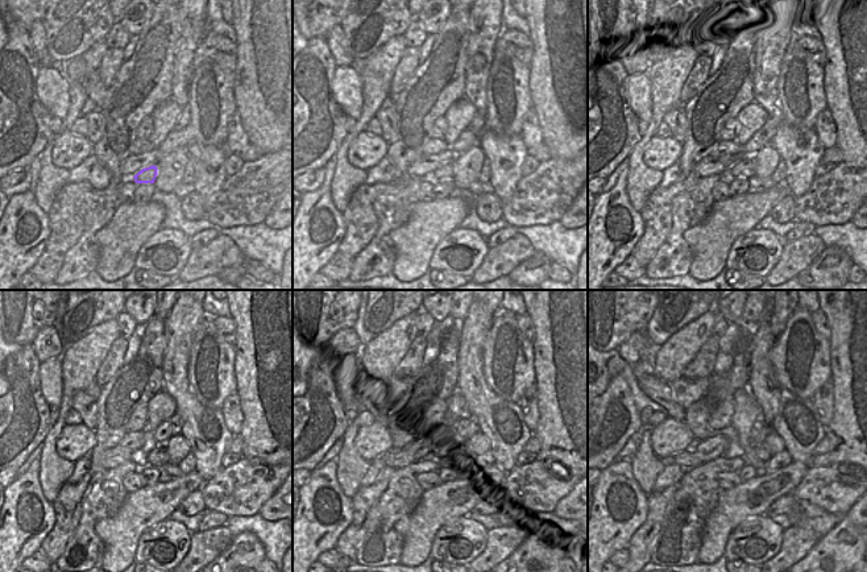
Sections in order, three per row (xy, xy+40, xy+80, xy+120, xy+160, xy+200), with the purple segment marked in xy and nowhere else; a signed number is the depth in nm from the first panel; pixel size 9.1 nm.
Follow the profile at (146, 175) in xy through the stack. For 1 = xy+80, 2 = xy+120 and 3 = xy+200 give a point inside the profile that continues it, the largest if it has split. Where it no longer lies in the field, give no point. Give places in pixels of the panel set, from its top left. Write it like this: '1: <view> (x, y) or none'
1: xy+80 (745, 168)
2: xy+120 (158, 457)
3: xy+200 (756, 456)

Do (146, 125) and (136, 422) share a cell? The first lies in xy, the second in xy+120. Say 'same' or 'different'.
same

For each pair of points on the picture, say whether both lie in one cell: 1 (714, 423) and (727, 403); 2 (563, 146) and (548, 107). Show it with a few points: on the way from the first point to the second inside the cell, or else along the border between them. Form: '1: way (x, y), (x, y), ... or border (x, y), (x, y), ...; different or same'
1: way (720, 418), (725, 409); same
2: way (563, 137), (563, 121), (558, 116); same

